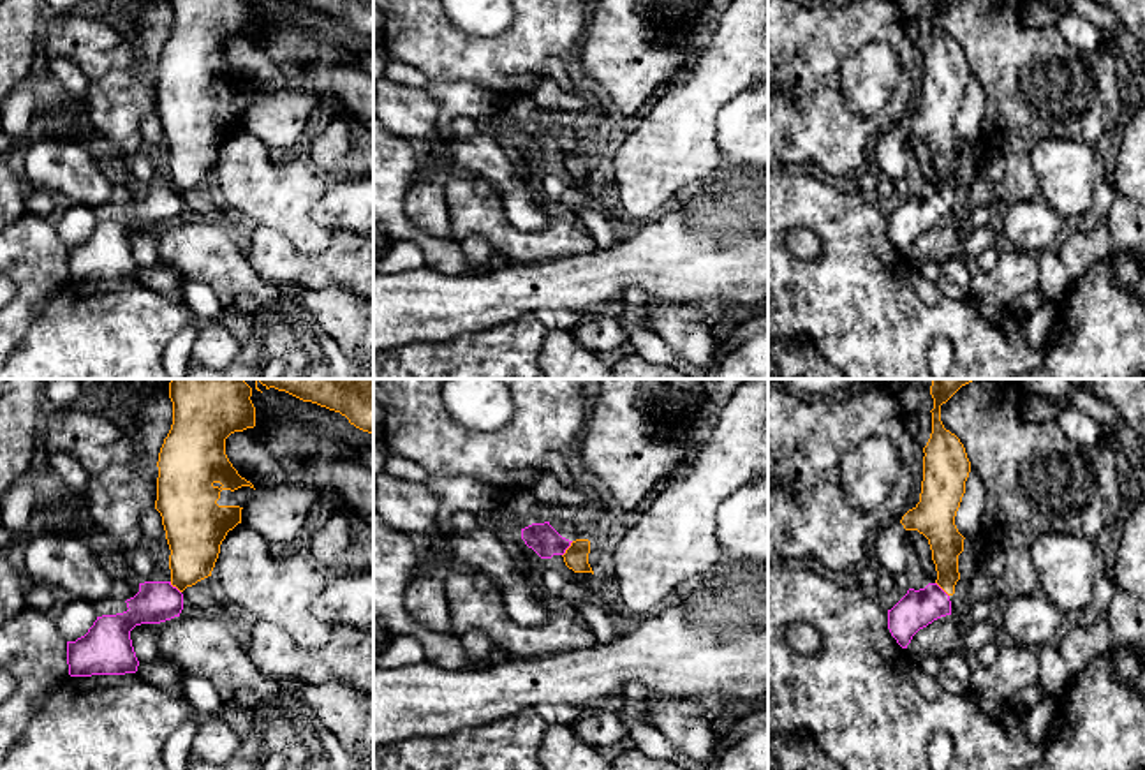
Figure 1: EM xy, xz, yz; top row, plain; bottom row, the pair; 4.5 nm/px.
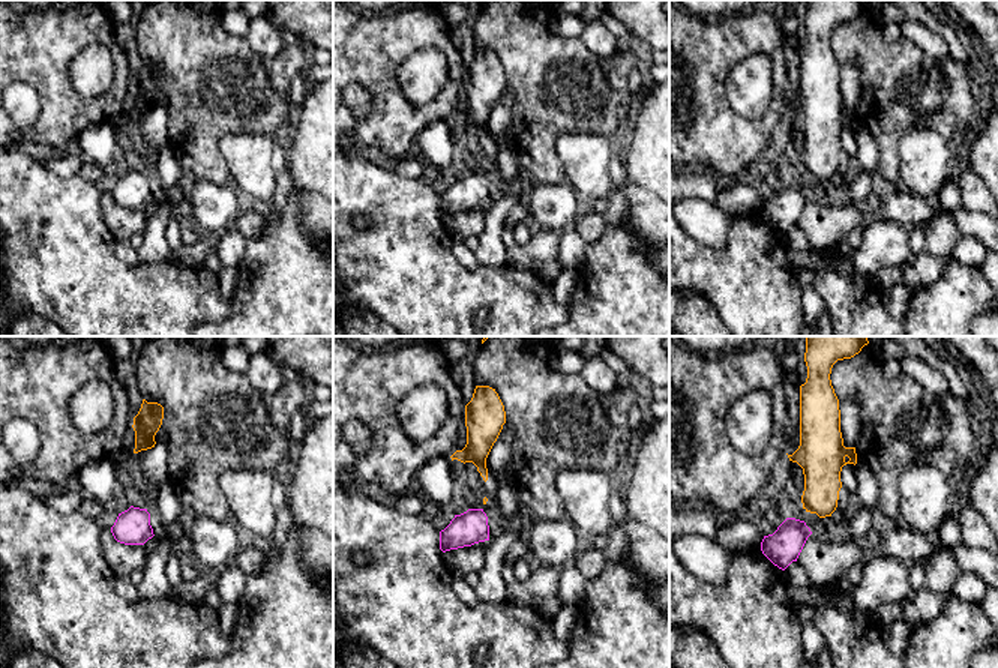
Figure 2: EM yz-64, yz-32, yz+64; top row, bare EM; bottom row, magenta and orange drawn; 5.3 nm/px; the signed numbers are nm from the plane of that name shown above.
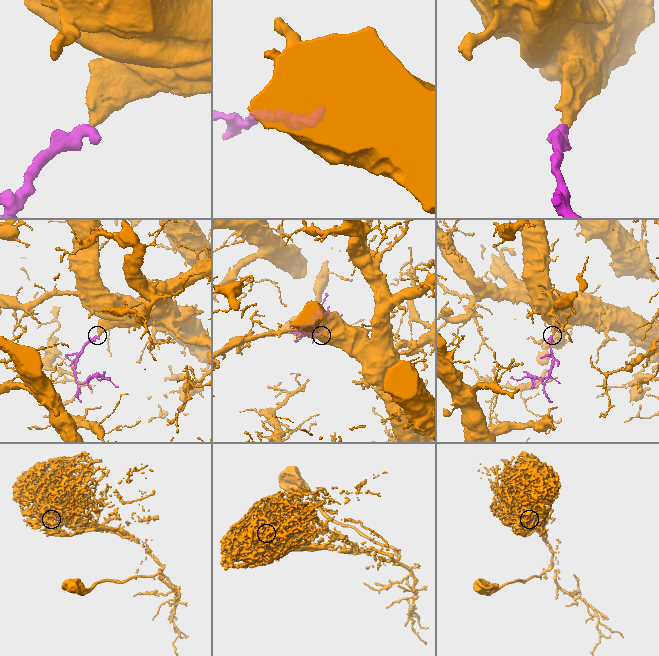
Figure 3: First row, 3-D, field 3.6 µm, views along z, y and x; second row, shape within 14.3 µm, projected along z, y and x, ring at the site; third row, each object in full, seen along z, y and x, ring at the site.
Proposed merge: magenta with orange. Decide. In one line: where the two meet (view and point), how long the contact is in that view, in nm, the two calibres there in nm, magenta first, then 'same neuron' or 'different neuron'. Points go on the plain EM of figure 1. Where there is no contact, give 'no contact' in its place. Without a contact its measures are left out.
xz (568, 152) | 90 nm | 140/110 nm | same neuron

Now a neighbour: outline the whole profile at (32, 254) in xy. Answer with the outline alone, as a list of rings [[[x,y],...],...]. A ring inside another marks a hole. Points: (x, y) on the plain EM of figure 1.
[[[25,211],[0,231],[0,273],[18,285],[18,296],[0,308],[2,366],[33,317],[70,282],[67,245],[48,218]]]

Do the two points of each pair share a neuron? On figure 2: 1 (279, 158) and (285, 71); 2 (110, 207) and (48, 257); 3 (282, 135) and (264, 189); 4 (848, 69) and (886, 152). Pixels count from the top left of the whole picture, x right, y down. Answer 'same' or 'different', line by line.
1: different
2: different
3: different
4: different

